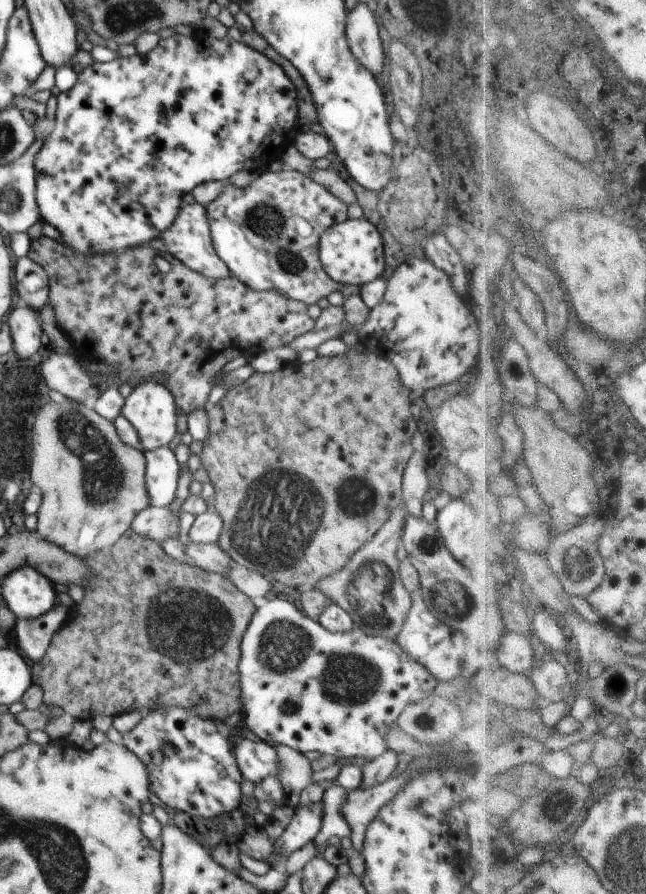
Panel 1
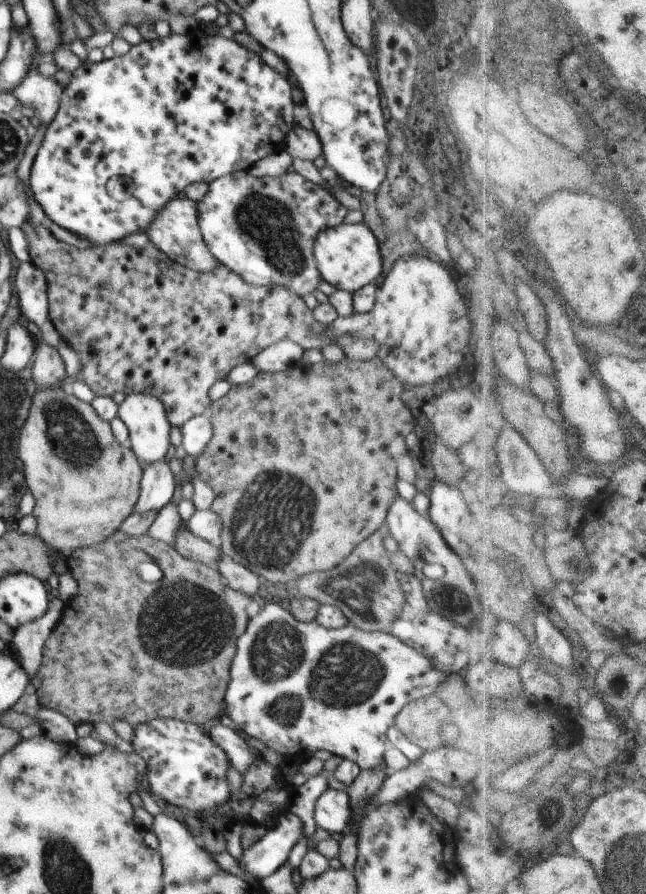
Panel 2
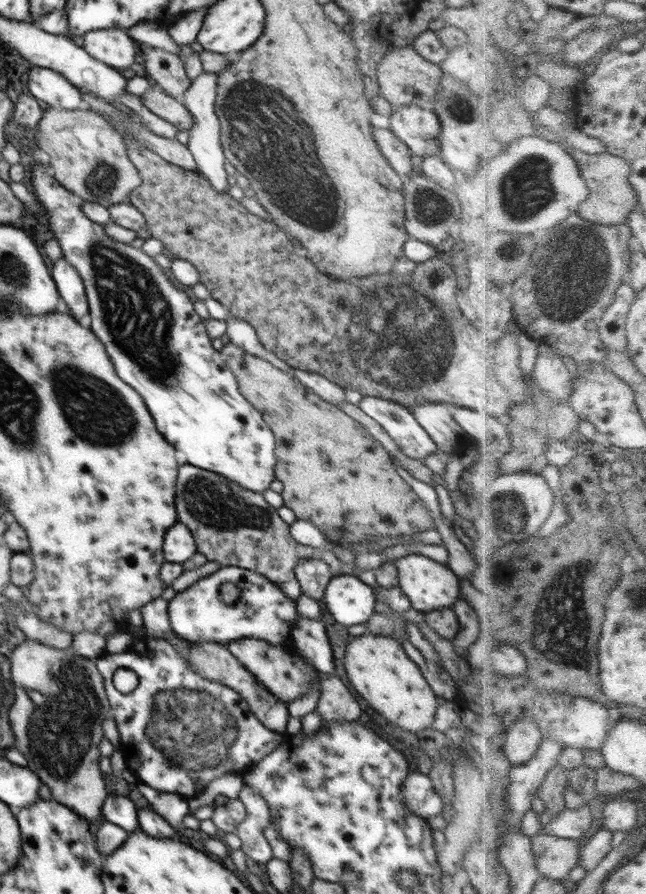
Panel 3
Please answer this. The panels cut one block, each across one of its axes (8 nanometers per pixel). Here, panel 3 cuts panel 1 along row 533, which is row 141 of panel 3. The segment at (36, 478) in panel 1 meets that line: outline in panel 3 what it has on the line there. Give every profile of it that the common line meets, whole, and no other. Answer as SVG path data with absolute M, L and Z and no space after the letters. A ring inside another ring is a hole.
M44 106L44 114L35 132L38 147L49 156L53 178L84 201L106 208L128 202L130 194L142 182L138 169L127 154L129 143L126 137L122 137L106 118L95 111Z

